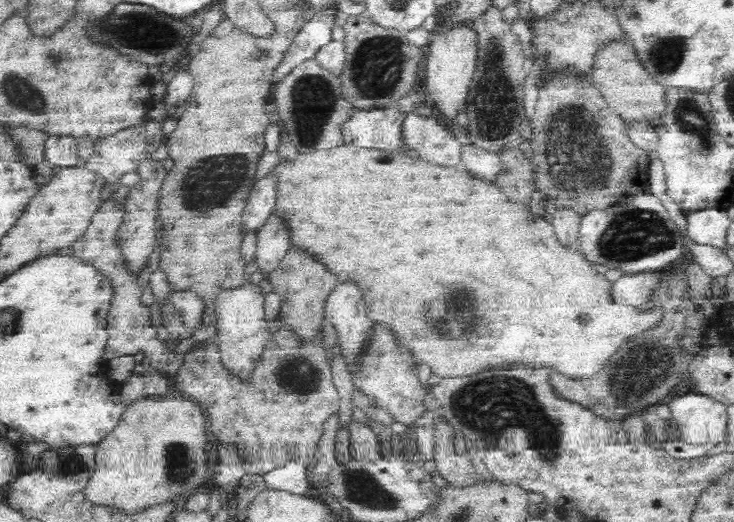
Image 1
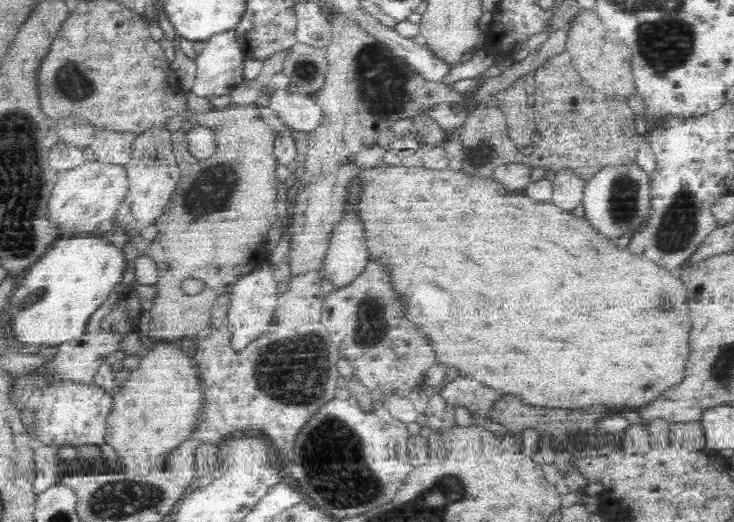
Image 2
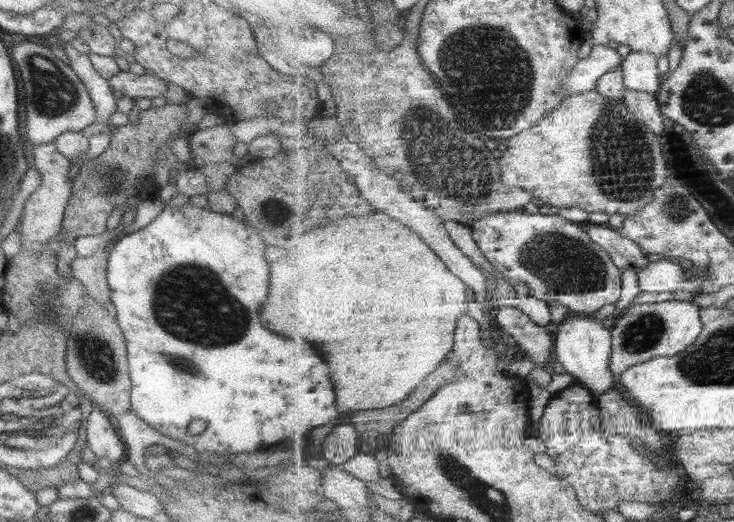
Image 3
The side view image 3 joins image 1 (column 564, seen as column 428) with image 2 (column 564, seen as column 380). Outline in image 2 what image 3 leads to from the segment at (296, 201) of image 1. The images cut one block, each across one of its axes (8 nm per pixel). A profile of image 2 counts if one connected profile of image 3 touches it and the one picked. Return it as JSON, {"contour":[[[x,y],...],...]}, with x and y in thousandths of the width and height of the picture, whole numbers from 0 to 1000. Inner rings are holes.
{"contour":[[[514,316],[499,330],[495,349],[495,379],[489,400],[496,414],[496,433],[501,441],[501,483],[518,487],[522,502],[533,510],[533,523],[540,525],[540,556],[559,575],[556,609],[567,605],[567,621],[578,640],[587,648],[594,665],[597,695],[619,701],[627,709],[627,720],[651,730],[657,739],[695,757],[726,780],[745,784],[793,784],[815,776],[819,785],[827,782],[851,782],[869,785],[883,778],[911,747],[920,745],[936,724],[935,693],[940,686],[940,588],[935,548],[928,534],[920,533],[916,519],[894,506],[877,489],[847,479],[834,456],[826,456],[812,444],[798,421],[785,418],[751,387],[728,387],[706,366],[695,372],[673,341],[638,341],[628,326],[583,326],[578,320],[552,320]]]}

